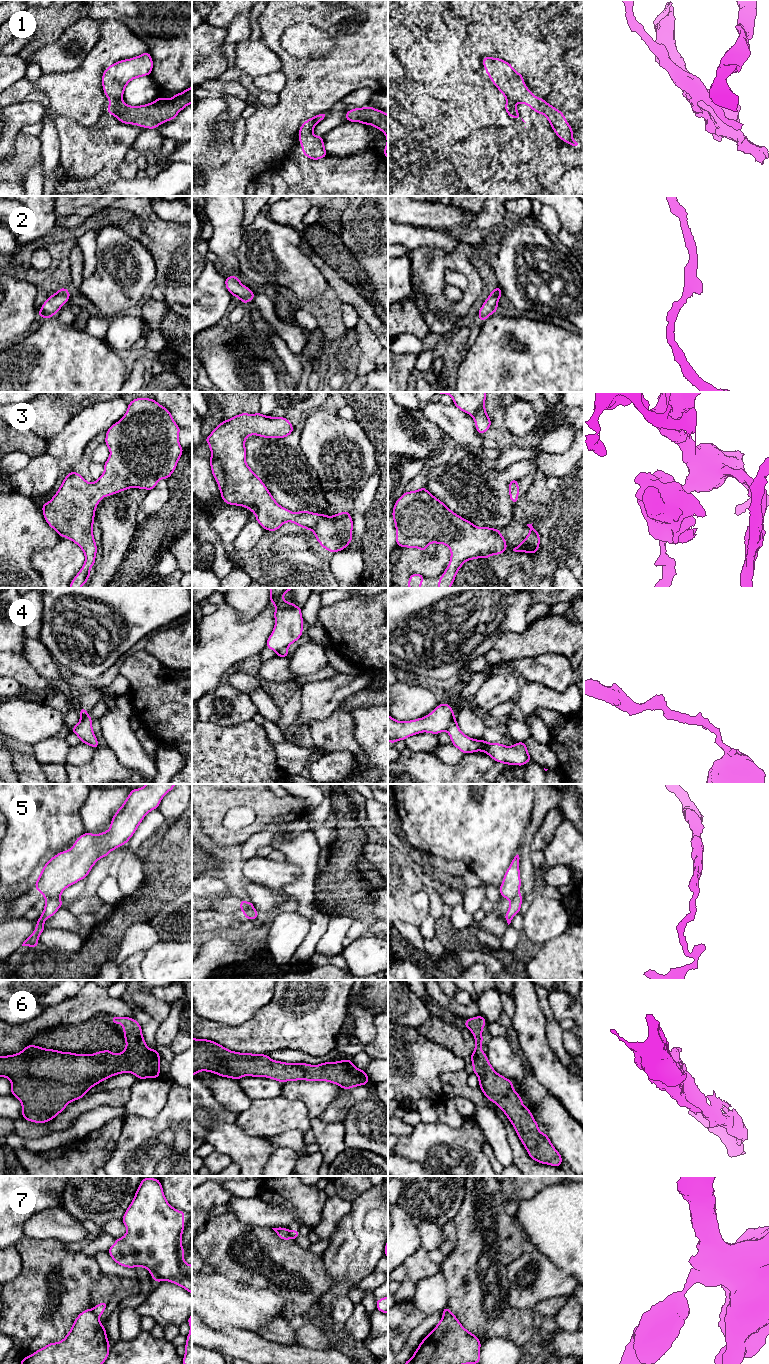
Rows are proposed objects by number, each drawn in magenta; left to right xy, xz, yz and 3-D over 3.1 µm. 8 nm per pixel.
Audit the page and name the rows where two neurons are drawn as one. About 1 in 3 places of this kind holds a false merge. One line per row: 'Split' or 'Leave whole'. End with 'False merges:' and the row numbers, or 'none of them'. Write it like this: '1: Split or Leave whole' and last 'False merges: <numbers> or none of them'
1: Split
2: Leave whole
3: Leave whole
4: Split
5: Split
6: Leave whole
7: Split
False merges: 1, 4, 5, 7

